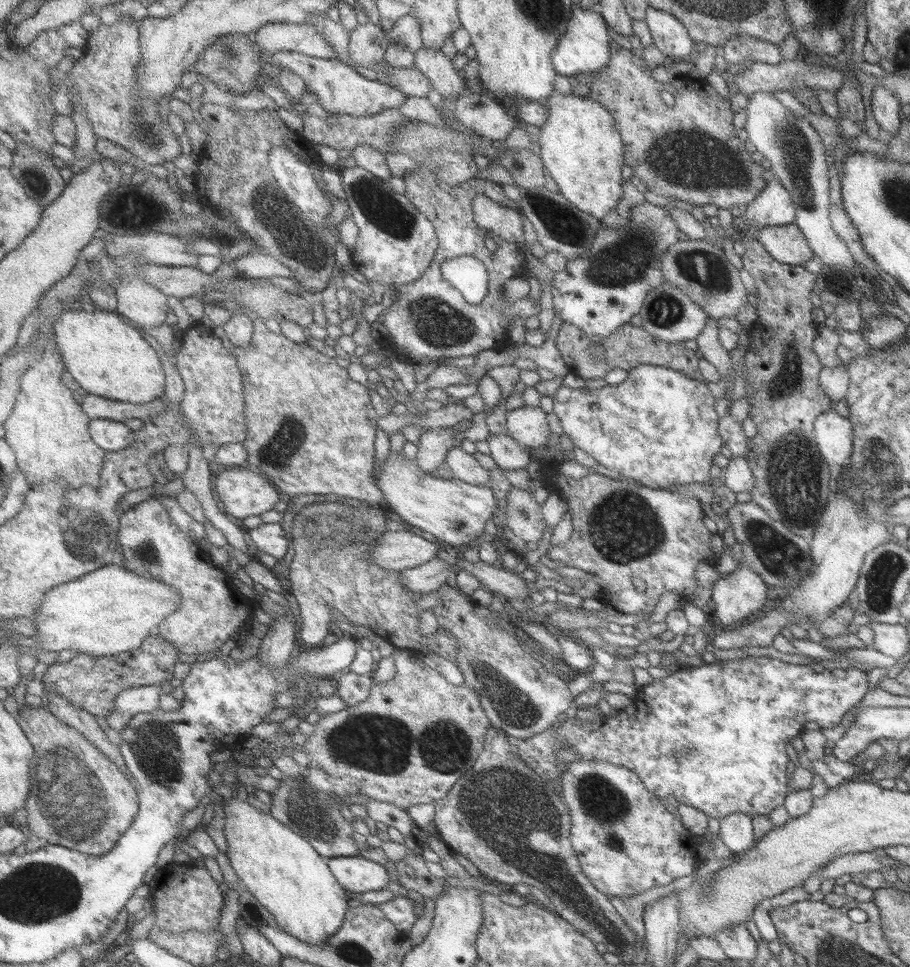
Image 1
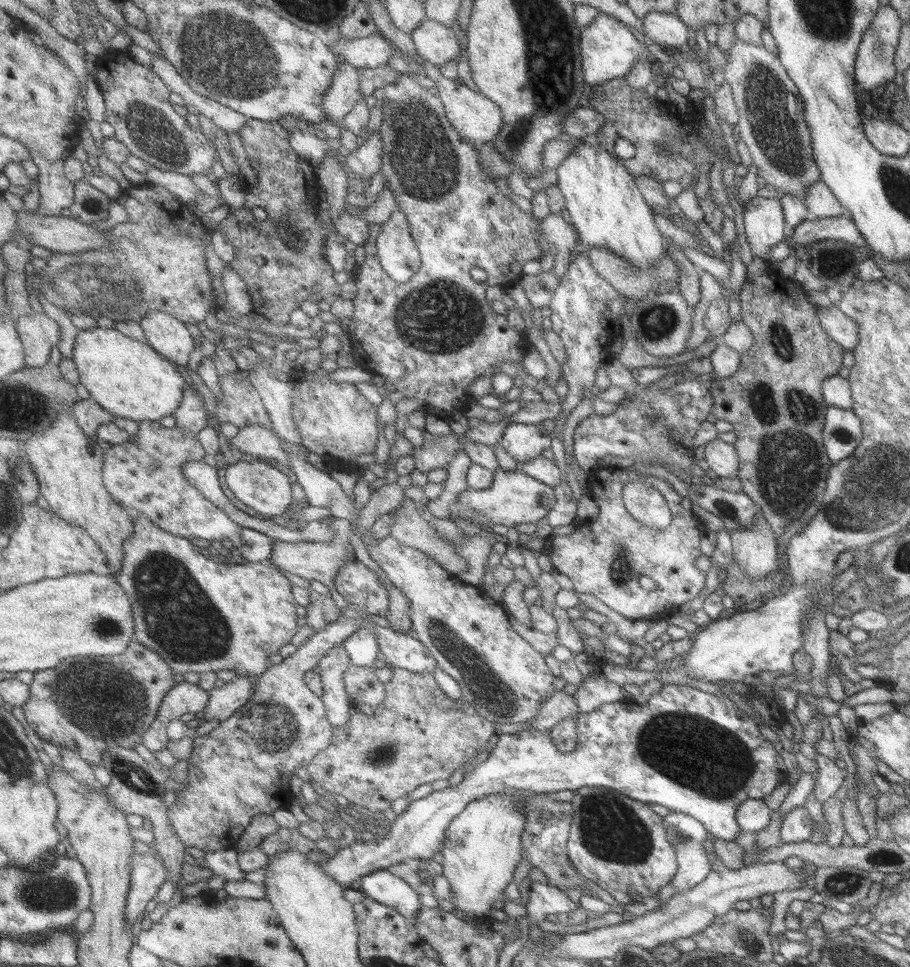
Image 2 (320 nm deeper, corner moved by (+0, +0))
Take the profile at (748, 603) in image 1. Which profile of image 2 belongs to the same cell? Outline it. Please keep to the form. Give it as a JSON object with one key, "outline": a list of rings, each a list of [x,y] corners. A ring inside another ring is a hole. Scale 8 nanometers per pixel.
{"outline":[[[756,508],[754,519],[746,529],[730,532],[732,561],[752,579],[764,579],[777,566],[777,536]]]}

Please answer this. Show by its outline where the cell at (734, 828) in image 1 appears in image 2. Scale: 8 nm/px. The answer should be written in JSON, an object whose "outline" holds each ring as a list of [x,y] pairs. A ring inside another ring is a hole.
{"outline":[[[747,799],[741,802],[733,815],[734,829],[747,834],[757,833],[765,828],[771,812],[760,799]]]}

